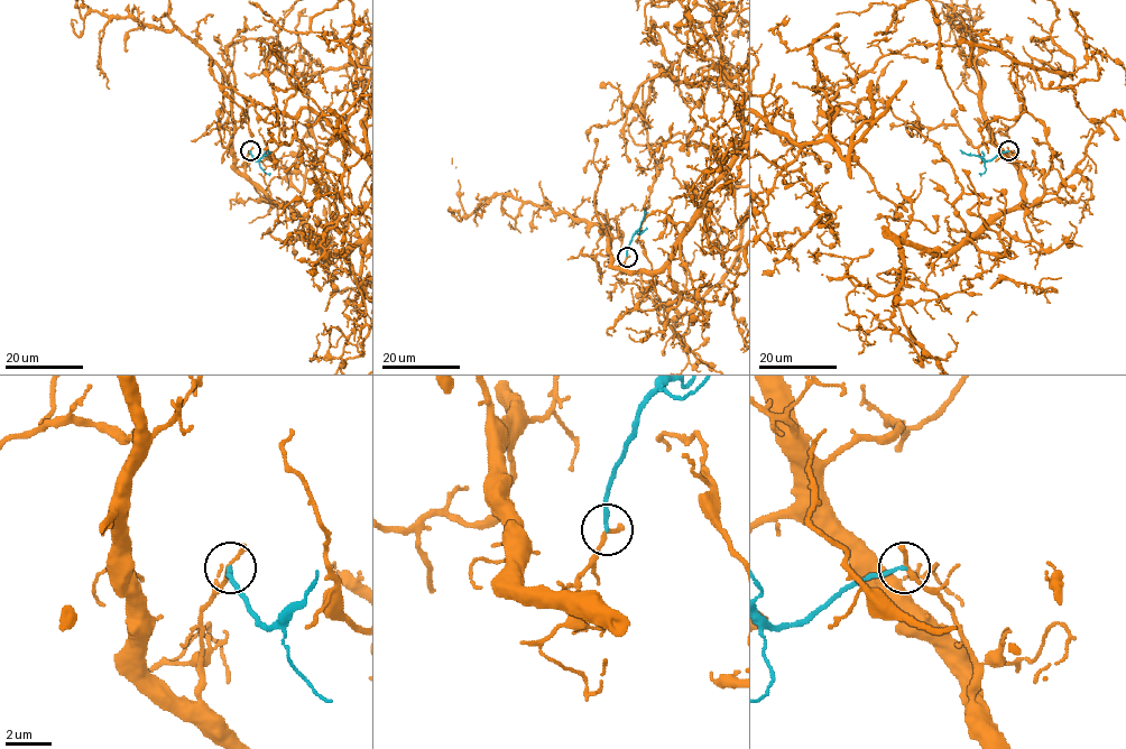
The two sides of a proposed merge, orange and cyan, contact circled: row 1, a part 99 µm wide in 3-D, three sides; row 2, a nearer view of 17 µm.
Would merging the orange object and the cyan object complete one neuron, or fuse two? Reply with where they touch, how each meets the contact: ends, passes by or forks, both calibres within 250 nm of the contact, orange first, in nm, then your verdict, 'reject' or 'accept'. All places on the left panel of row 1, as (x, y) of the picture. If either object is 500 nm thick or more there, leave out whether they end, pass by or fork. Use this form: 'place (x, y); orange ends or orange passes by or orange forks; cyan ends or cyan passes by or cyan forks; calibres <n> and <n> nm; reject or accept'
place (250, 150); orange ends; cyan ends; calibres 240 and 170 nm; reject

